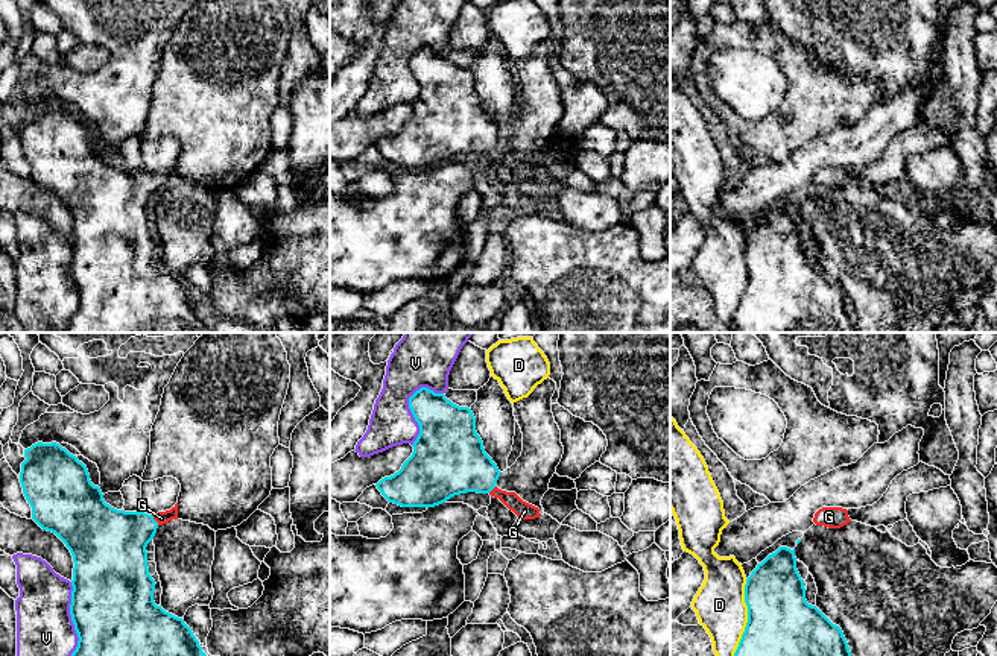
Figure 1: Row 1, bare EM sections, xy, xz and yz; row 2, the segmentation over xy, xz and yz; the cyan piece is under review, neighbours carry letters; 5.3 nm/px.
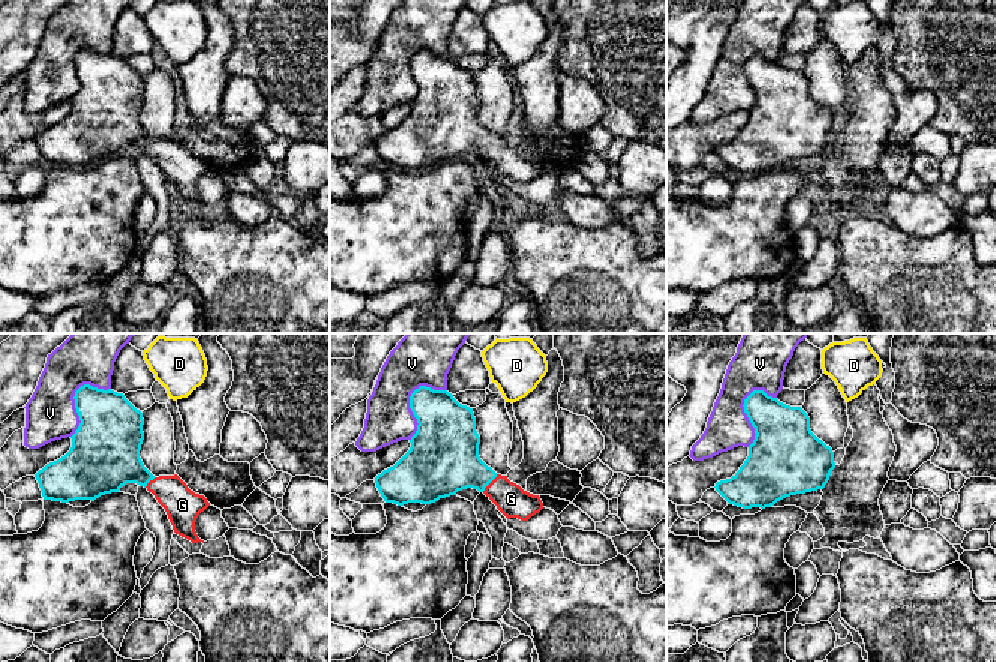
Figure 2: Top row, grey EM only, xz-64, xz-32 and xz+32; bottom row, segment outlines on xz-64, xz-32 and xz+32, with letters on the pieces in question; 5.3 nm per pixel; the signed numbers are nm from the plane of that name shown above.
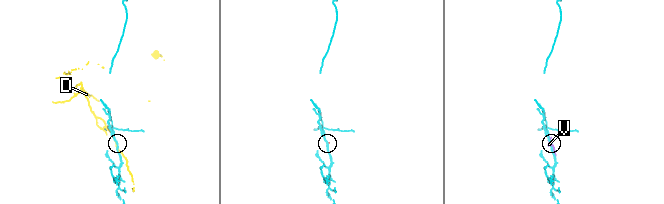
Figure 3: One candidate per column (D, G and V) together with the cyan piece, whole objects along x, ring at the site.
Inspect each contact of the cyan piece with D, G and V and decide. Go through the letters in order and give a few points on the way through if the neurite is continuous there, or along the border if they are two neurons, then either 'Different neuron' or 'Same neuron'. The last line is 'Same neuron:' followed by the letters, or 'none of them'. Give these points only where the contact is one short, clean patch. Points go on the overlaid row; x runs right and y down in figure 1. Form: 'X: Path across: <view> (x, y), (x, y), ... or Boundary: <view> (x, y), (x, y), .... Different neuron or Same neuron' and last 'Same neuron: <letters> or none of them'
D: Different neuron
G: Path across: xy (113, 542), (119, 536), (154, 520), (161, 518). Same neuron
V: Different neuron
Same neuron: G

